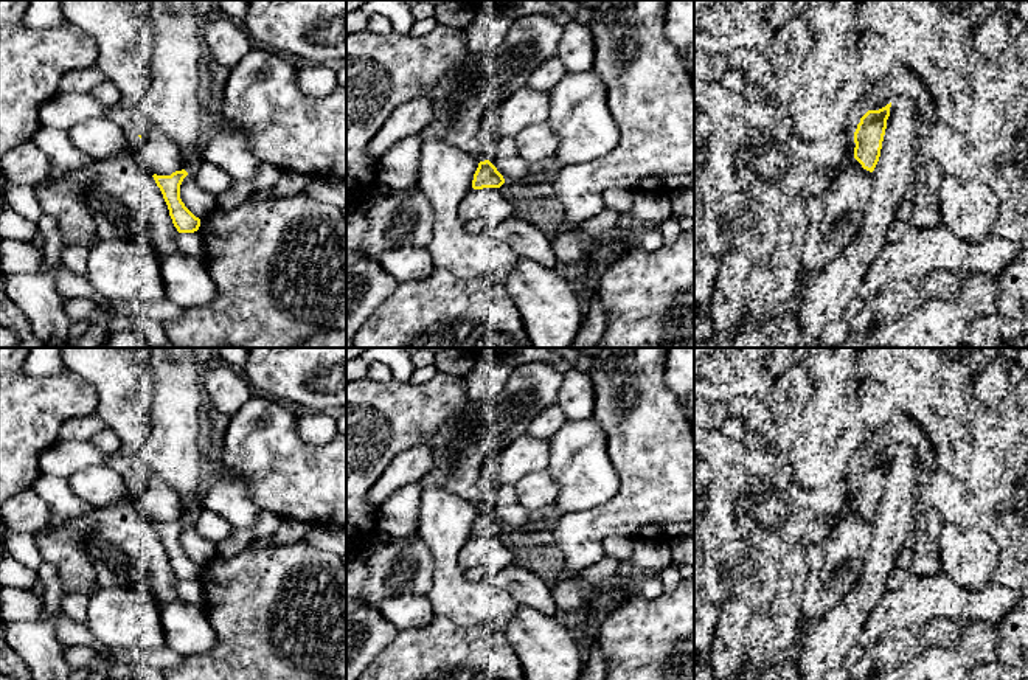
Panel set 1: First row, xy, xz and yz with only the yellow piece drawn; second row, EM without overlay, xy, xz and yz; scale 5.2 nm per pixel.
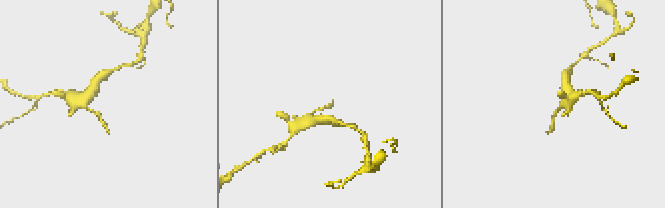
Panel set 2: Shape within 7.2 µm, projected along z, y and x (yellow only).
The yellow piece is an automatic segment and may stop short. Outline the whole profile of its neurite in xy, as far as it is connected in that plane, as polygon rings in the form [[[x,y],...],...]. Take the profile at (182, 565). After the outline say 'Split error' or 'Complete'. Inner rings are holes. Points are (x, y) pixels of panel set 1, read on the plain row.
[[[185,517],[175,519],[171,523],[152,523],[163,542],[169,564],[179,581],[194,581],[200,574],[200,567],[196,565],[180,546],[180,533],[186,523],[188,520]]]. Complete

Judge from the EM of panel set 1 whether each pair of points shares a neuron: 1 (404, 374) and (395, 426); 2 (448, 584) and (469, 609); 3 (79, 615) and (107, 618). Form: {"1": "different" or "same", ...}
{"1": "different", "2": "same", "3": "different"}

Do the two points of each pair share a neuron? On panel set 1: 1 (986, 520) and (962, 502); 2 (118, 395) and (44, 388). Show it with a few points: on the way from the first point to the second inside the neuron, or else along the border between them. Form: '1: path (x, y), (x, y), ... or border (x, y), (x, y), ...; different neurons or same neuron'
1: border (966, 480), (977, 499), (977, 523); different neurons
2: border (69, 370), (95, 388), (97, 413); different neurons

